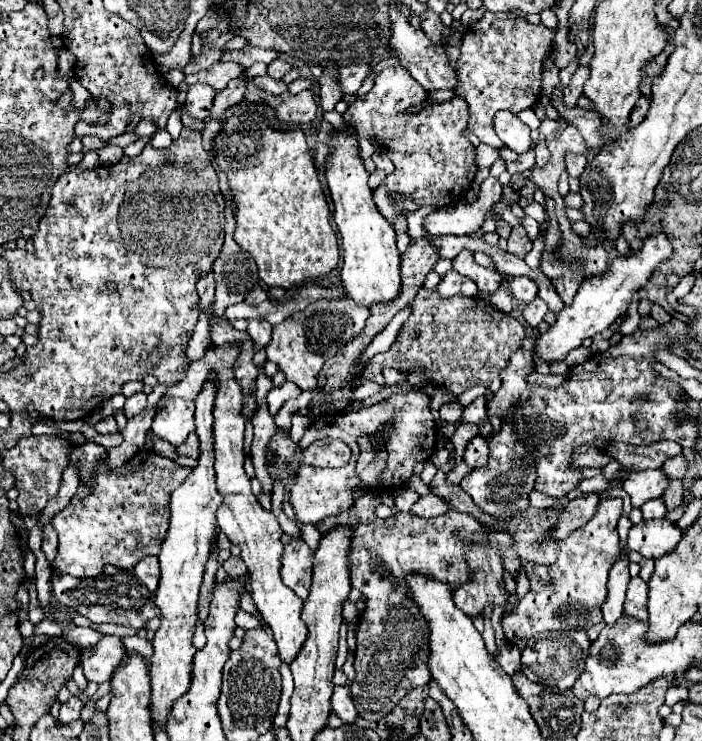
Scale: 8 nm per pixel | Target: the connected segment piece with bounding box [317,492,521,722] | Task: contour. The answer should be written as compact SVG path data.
M367 492L363 494L355 506L339 516L329 516L319 522L317 530L327 534L333 526L349 526L353 530L351 546L349 546L349 562L351 562L351 586L361 590L365 596L365 610L359 618L357 628L357 650L355 650L355 680L351 682L353 704L361 718L365 720L381 720L385 714L397 706L397 702L413 688L425 686L431 680L427 660L429 660L429 636L425 618L417 606L413 606L413 598L409 598L409 590L405 590L405 574L409 572L425 572L441 582L447 582L453 590L465 578L469 578L469 570L465 566L465 558L461 558L461 542L489 542L501 548L503 566L515 574L521 566L521 558L515 552L513 540L509 532L487 532L475 518L467 514L459 514L455 510L445 512L439 518L427 520L411 516L409 512L395 512L391 518L381 520L373 514L379 506L379 494Z

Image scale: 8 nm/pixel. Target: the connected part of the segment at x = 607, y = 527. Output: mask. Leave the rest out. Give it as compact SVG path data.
M621 498L601 502L597 514L581 526L581 530L575 530L569 538L559 542L559 556L551 566L527 562L525 570L531 590L519 600L517 608L501 620L501 628L509 644L521 650L533 634L547 630L589 630L603 620L601 606L607 600L607 576L619 556L617 520L621 514Z

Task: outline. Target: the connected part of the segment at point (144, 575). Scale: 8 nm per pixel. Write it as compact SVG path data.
M149 556L143 558L137 566L135 566L135 576L149 588L149 592L155 592L159 586L159 570L157 570L157 558Z

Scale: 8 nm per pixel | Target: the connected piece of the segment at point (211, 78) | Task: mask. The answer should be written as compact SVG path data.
M219 60L217 64L213 64L211 68L207 70L201 70L197 74L189 74L185 78L185 82L191 86L191 84L209 84L213 86L217 92L221 92L229 80L233 78L239 78L243 74L243 66L239 66L237 62L225 62L225 60Z

